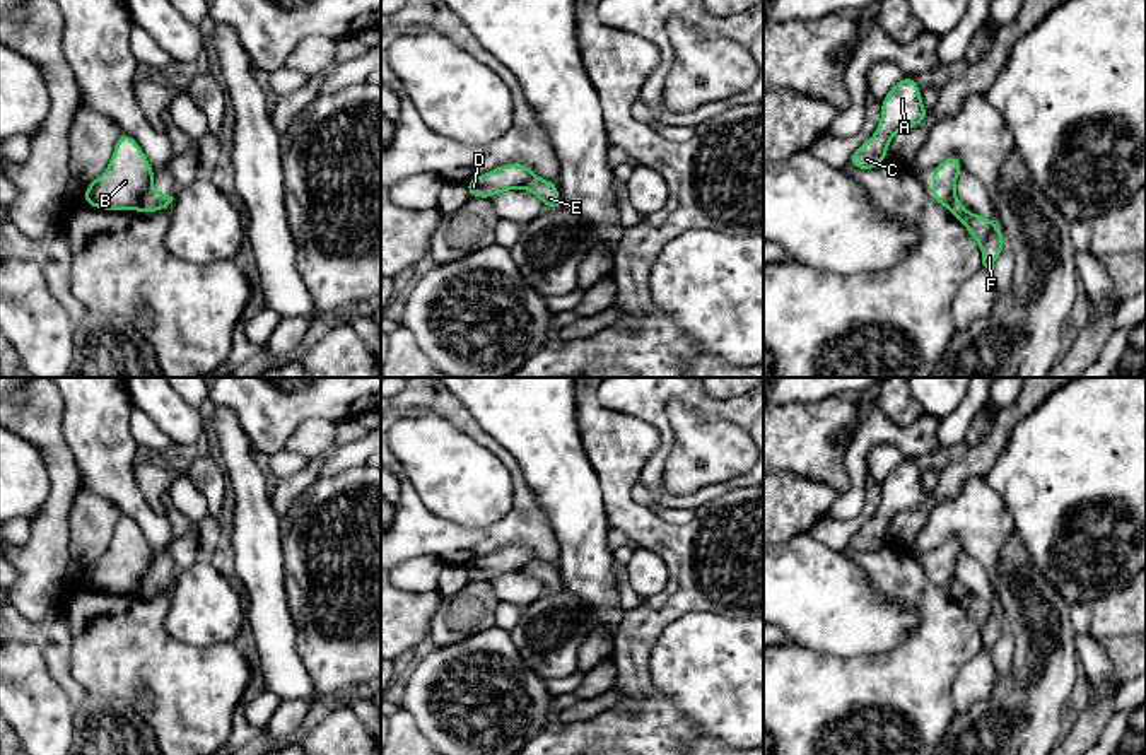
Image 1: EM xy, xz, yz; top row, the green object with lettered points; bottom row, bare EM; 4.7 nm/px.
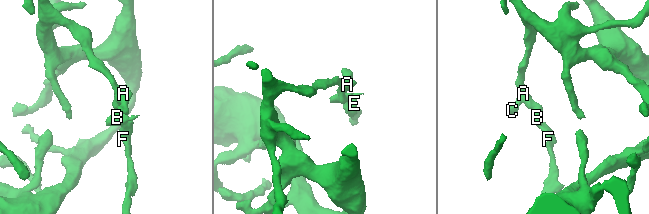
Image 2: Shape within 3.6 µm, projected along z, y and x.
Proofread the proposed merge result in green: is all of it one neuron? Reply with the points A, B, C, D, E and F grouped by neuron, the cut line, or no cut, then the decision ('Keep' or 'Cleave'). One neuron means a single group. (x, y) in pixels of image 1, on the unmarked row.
Groups: A B C D / E F. Split along xy (149, 574), (139, 591). Cleave

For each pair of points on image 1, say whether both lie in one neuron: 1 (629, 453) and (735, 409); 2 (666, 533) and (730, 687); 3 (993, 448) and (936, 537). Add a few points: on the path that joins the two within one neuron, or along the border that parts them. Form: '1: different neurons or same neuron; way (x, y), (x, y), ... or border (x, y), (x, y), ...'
1: different neurons; border (629, 415), (646, 421), (660, 436), (641, 477)
2: different neurons; border (738, 619), (687, 612), (663, 631)
3: different neurons; border (984, 477), (970, 477), (955, 494), (941, 501)

